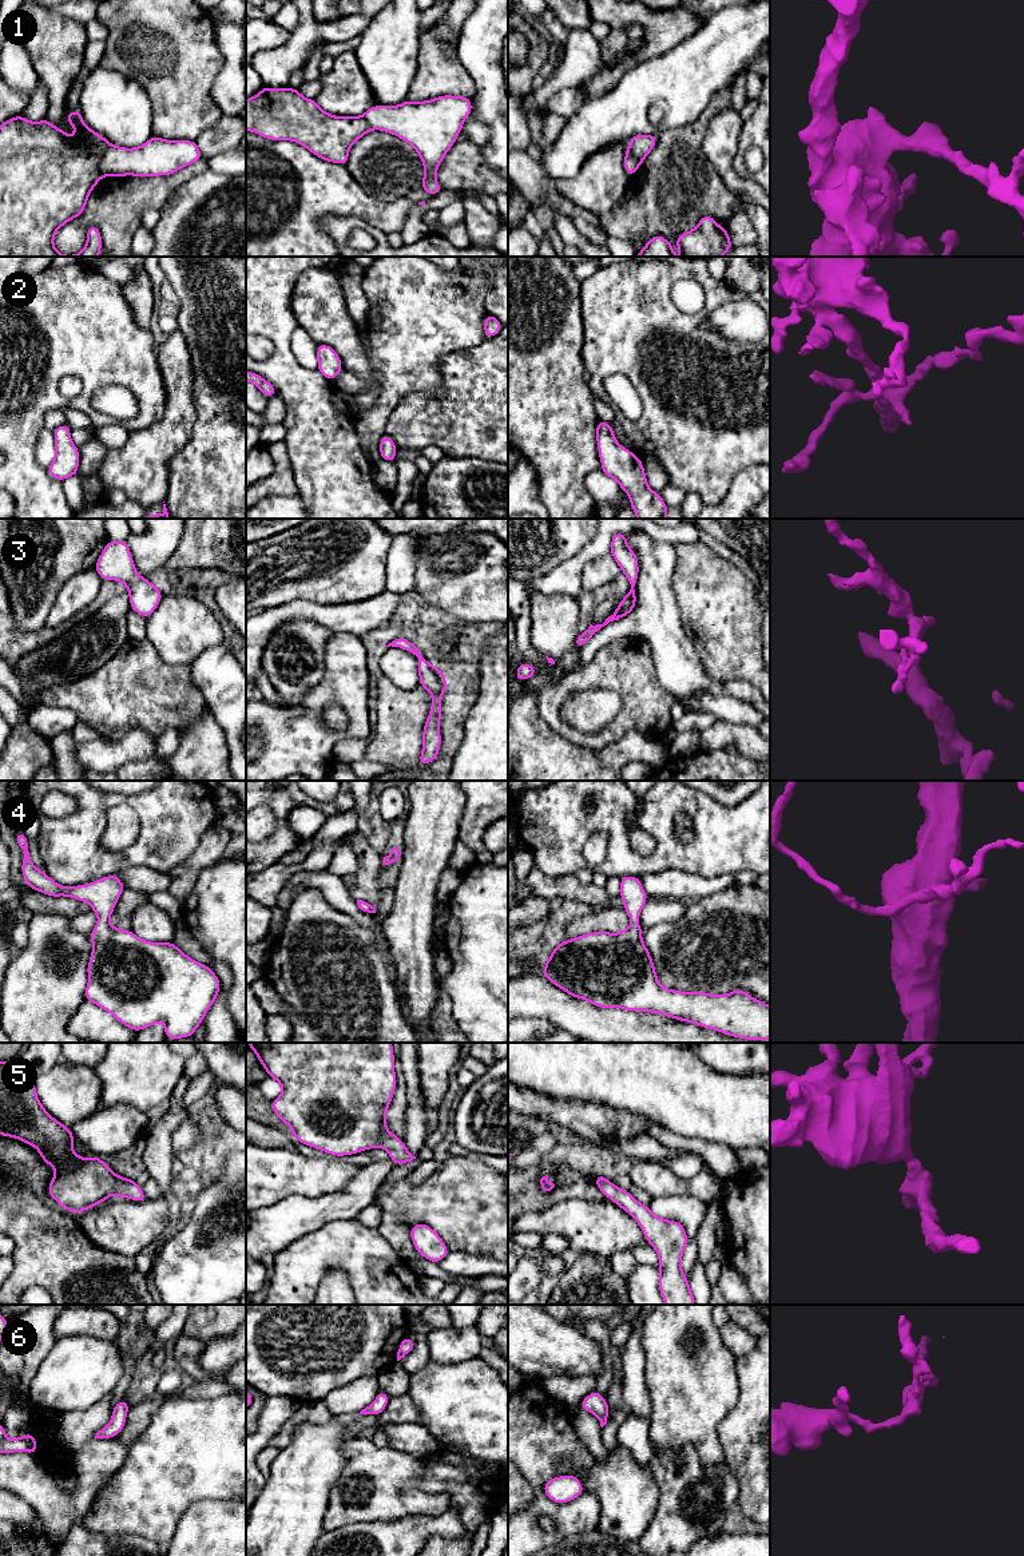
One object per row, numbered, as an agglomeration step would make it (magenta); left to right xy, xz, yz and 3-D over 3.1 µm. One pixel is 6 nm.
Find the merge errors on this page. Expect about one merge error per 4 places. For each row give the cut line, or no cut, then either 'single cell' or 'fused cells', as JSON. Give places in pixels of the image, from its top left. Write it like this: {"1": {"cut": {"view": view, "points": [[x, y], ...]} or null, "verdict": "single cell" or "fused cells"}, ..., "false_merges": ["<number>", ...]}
{"1": {"cut": {"view": "xy", "points": [[111, 145], [100, 161], [102, 175]]}, "verdict": "fused cells"}, "2": {"cut": null, "verdict": "single cell"}, "3": {"cut": null, "verdict": "single cell"}, "4": {"cut": null, "verdict": "single cell"}, "5": {"cut": null, "verdict": "single cell"}, "6": {"cut": null, "verdict": "single cell"}, "false_merges": ["1"]}

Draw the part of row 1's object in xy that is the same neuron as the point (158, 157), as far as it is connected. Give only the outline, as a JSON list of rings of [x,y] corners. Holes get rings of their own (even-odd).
[[[151,135],[142,146],[126,148],[107,147],[102,160],[103,176],[166,176],[202,159],[195,140],[167,140]]]

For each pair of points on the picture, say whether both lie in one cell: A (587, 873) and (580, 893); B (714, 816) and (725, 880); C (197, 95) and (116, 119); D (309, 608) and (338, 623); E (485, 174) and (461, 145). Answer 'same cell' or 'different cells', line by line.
A: different cells
B: different cells
C: different cells
D: same cell
E: same cell

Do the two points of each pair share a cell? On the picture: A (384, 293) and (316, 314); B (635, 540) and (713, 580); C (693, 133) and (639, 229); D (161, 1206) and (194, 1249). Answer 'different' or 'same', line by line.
A: different
B: different
C: same
D: different

